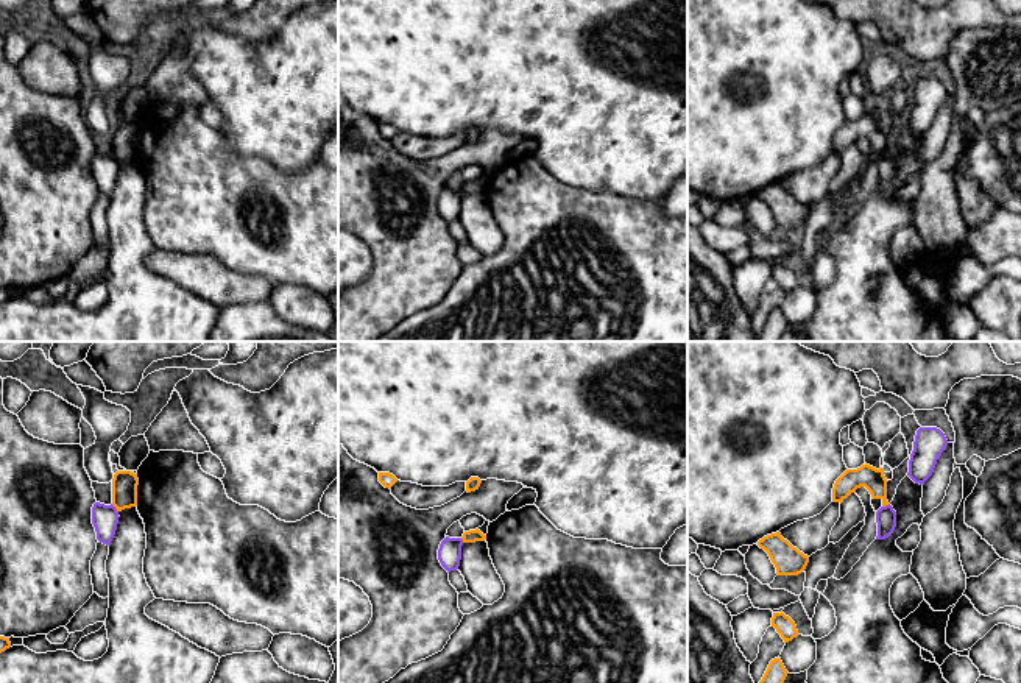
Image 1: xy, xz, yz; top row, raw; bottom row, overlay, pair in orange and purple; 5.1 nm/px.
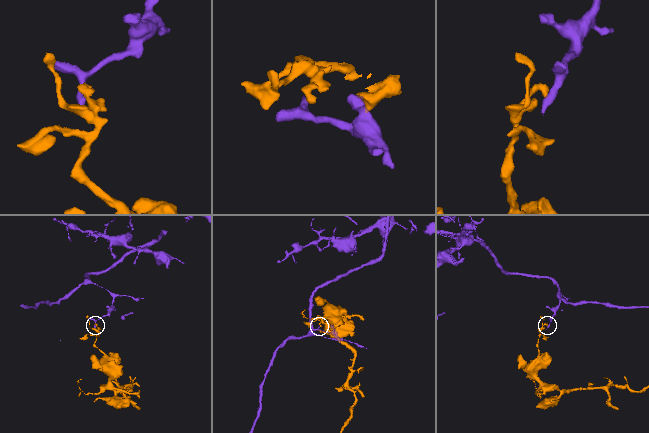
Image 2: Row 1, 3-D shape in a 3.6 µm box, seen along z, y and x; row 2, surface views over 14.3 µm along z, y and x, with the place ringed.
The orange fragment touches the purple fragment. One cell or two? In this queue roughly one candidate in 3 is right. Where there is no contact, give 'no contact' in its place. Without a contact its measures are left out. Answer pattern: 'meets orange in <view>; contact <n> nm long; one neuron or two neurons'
meets orange in xy; contact 60 nm long; two neurons

